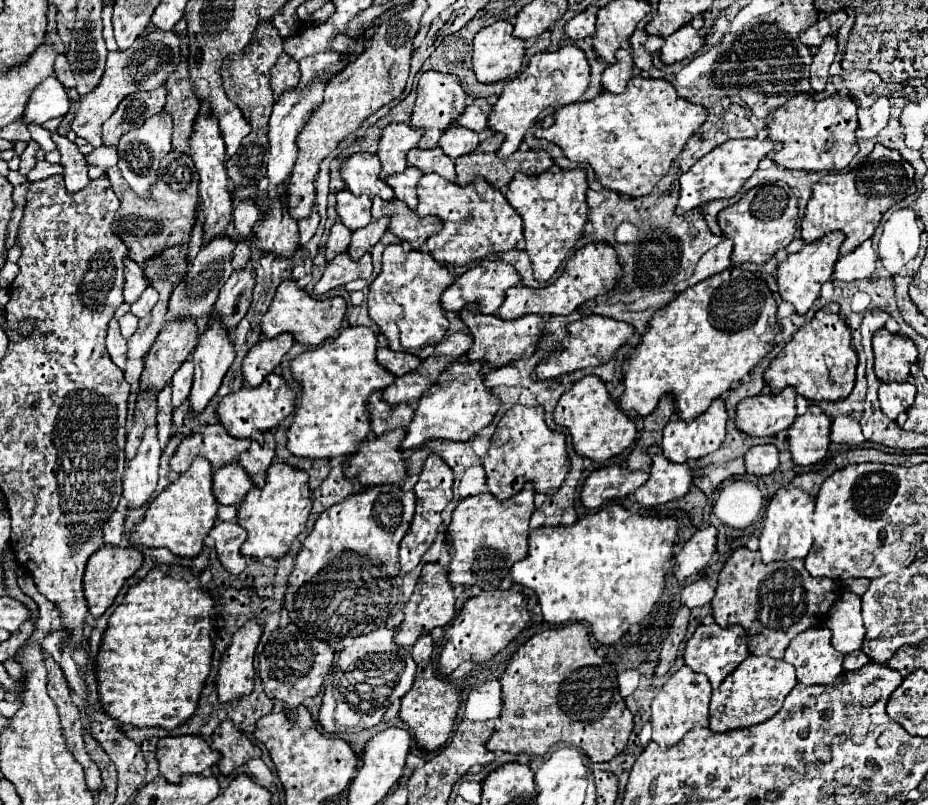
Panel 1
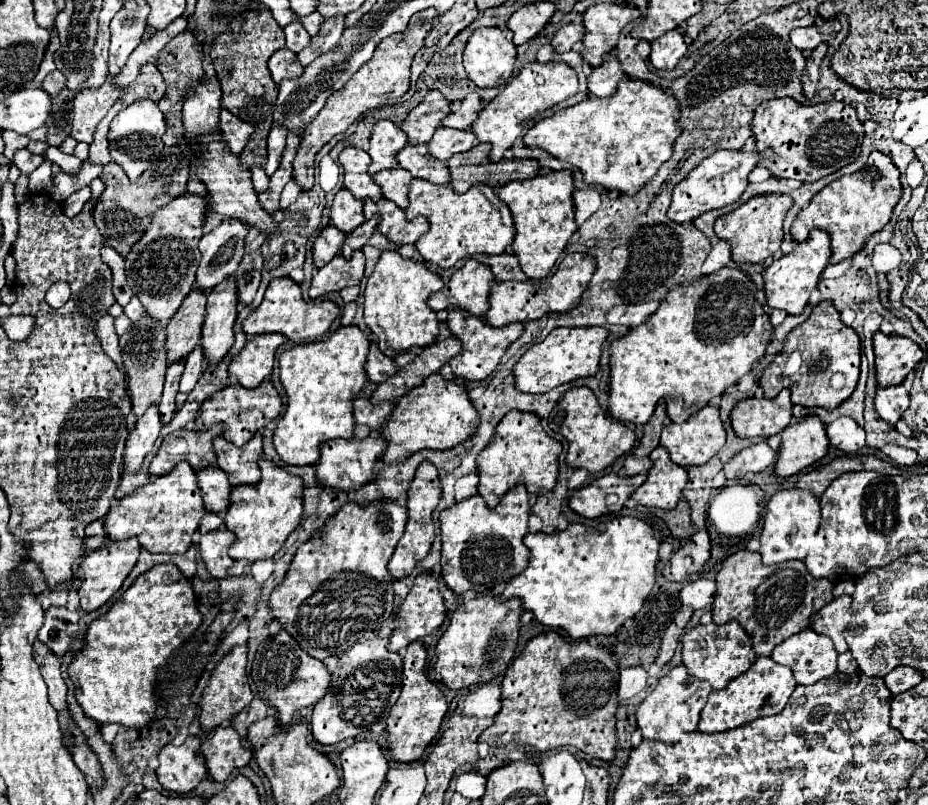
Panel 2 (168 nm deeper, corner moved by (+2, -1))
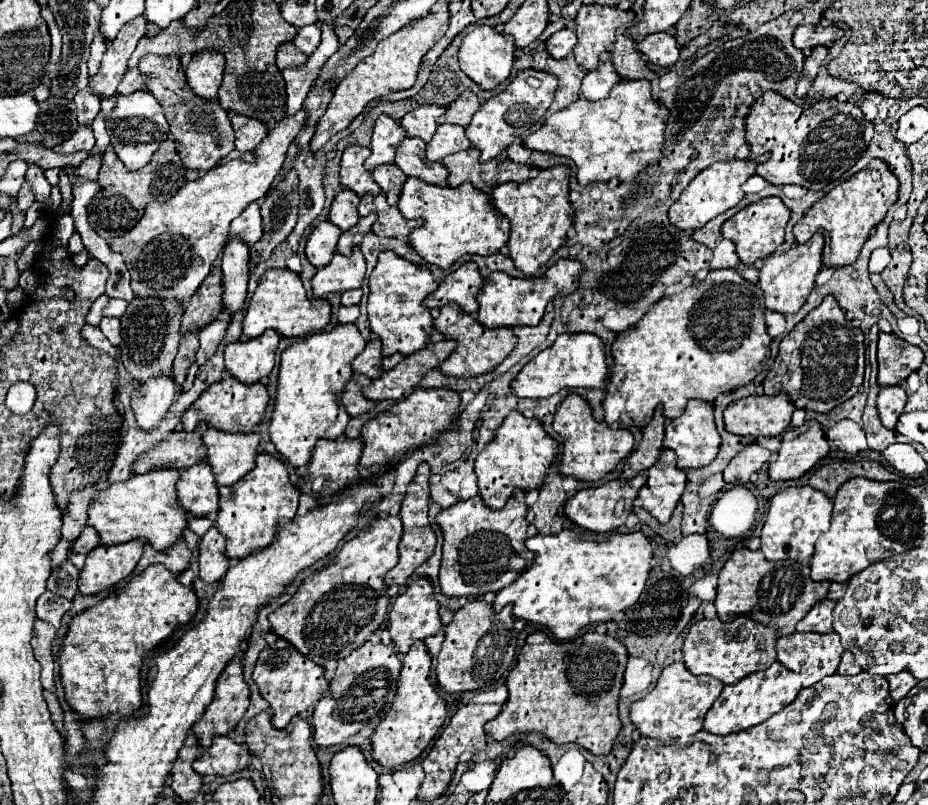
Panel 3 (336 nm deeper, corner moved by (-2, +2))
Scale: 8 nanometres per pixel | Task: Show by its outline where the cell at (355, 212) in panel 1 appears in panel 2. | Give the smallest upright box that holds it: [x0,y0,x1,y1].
[332,189,364,233]

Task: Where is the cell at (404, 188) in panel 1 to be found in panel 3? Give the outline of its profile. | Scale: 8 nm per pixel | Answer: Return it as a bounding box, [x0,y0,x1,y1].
[372,164,406,206]

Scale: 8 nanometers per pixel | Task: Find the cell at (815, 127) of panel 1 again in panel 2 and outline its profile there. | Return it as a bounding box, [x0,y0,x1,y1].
[752,97,864,183]

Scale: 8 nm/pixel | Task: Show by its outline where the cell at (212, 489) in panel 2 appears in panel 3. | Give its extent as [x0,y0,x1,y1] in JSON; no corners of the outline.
[176,462,218,516]

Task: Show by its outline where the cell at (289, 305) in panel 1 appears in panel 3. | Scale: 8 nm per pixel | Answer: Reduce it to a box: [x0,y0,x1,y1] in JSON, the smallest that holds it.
[242,268,330,338]

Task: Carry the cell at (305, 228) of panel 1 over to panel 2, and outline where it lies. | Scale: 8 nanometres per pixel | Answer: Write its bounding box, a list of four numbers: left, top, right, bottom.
[252,167,270,193]

